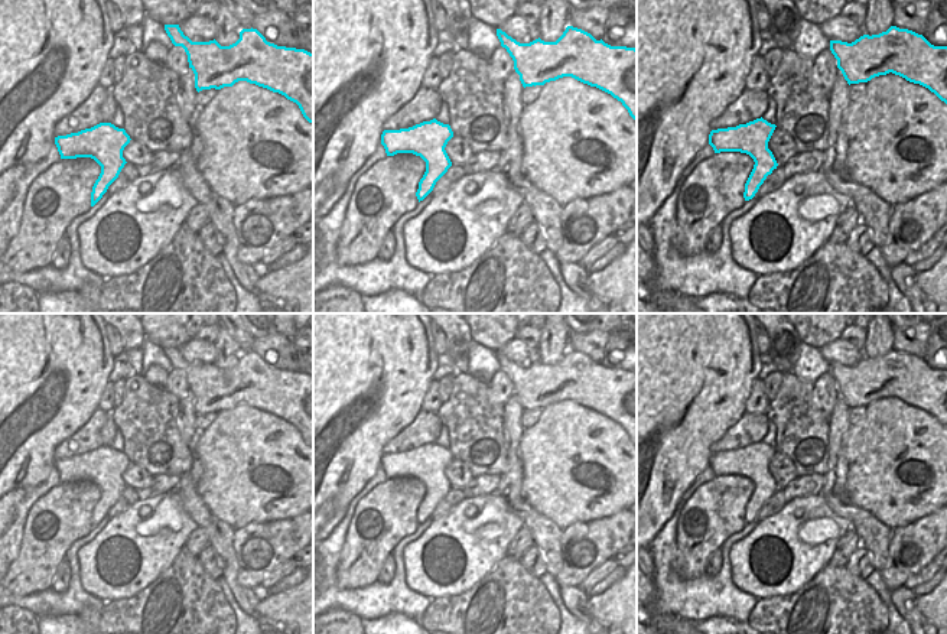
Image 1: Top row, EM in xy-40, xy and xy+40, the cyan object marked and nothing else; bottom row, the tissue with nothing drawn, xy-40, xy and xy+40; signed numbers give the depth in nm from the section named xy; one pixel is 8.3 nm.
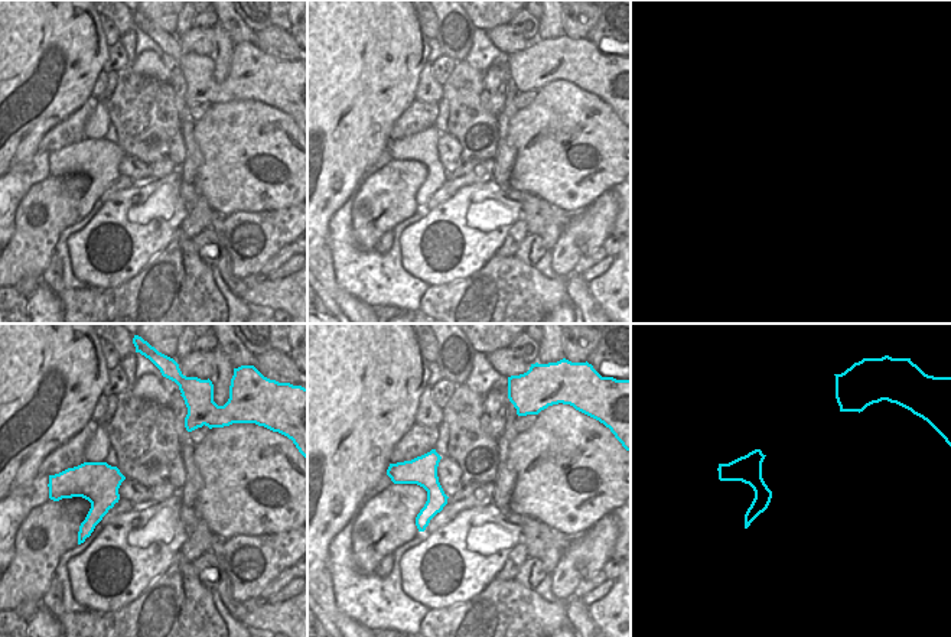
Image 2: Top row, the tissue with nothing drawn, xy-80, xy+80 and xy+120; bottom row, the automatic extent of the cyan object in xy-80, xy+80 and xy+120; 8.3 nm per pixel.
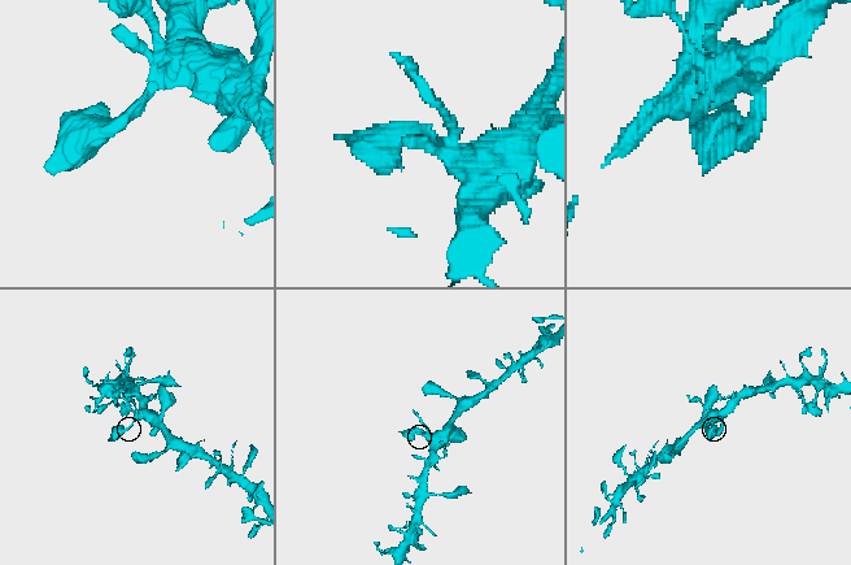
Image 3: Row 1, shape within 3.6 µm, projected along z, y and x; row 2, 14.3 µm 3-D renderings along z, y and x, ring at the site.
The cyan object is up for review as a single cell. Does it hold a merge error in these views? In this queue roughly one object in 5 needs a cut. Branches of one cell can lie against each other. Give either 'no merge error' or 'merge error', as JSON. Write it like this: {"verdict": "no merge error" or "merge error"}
{"verdict": "merge error"}

